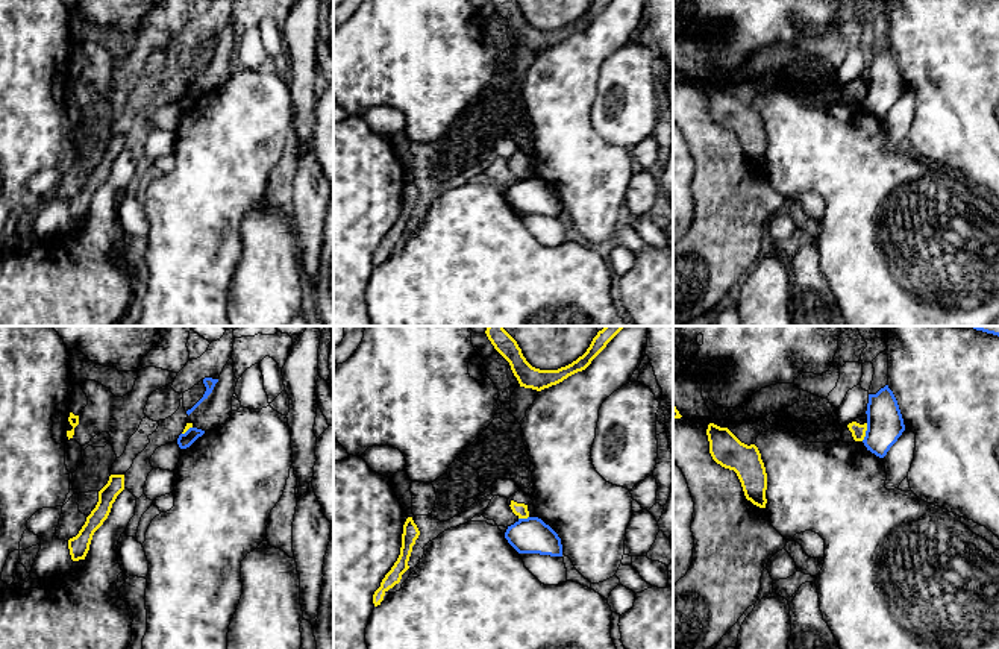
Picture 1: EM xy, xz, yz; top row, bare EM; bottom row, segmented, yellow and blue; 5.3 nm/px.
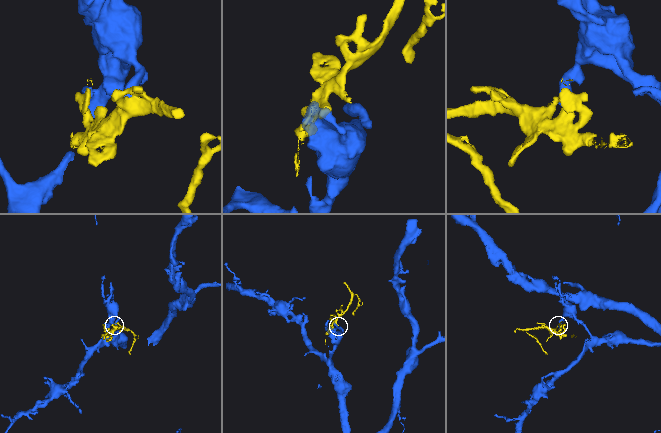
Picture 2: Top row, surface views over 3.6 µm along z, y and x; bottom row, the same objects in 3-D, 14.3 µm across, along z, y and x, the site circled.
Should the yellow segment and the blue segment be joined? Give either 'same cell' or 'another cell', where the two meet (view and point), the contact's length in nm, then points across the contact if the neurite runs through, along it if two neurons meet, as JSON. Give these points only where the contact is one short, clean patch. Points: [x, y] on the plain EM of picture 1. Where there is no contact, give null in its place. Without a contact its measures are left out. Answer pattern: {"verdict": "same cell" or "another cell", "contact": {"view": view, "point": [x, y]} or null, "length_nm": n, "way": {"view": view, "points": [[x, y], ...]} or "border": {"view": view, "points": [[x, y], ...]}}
{"verdict": "another cell", "contact": {"view": "yz", "point": [864, 93]}, "length_nm": 100, "border": {"view": "yz", "points": [[867, 84], [861, 100]]}}

